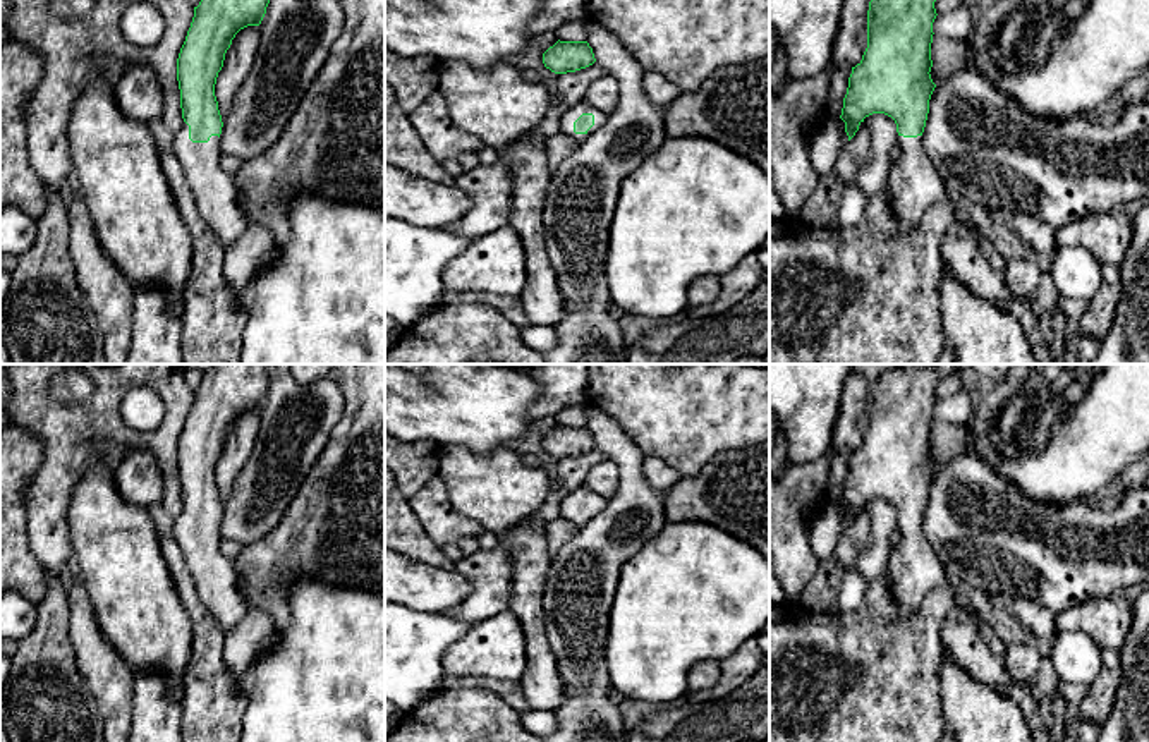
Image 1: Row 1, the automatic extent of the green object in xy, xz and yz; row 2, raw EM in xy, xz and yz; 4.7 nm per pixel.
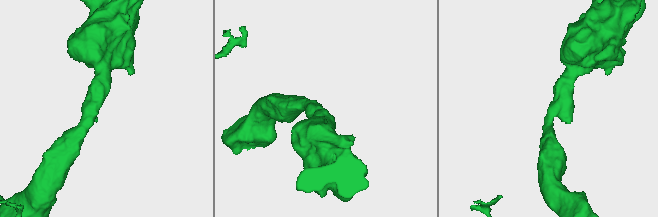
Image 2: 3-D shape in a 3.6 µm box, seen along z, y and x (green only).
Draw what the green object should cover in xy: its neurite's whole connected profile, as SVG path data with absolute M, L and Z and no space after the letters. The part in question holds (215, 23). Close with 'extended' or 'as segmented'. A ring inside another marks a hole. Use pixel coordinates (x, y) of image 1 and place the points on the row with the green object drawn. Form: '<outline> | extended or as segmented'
M201 0L177 58L184 125L173 153L196 198L199 215L227 249L247 228L237 186L220 165L222 115L215 96L218 72L235 34L259 26L270 0Z | extended

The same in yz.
M869 2L867 48L852 67L840 115L848 141L872 113L895 120L902 156L891 165L885 191L903 232L915 228L931 204L950 198L921 137L936 88L929 74L934 2Z | extended

